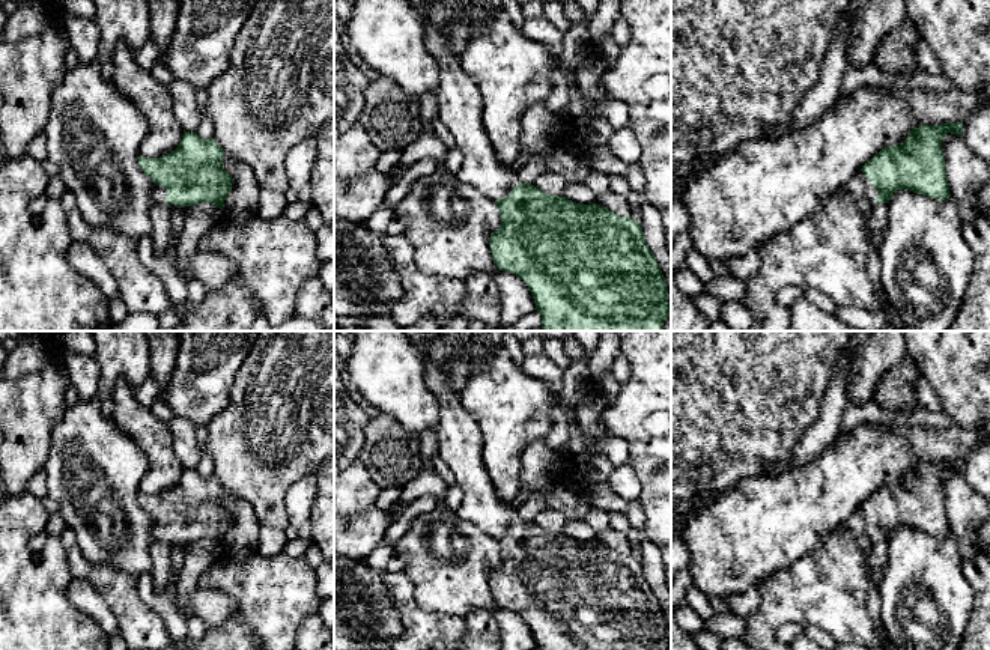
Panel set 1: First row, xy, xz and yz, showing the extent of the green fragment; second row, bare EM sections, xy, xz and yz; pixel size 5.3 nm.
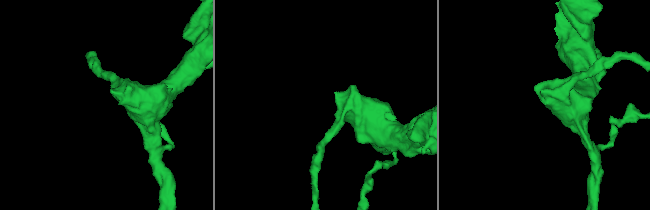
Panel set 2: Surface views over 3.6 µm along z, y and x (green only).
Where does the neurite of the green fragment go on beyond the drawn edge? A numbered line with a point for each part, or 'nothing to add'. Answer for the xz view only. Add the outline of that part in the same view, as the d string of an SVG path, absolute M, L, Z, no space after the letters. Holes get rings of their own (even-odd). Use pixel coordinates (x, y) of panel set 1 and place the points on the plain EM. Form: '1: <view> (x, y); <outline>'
1: xz (461, 444); M406 331L406 337L420 349L424 358L424 382L439 403L436 436L439 457L453 471L462 489L462 503L456 513L475 524L490 537L507 534L519 522L518 512L500 503L481 453L483 436L474 415L463 408L454 394L445 373L429 358L427 336L432 331Z

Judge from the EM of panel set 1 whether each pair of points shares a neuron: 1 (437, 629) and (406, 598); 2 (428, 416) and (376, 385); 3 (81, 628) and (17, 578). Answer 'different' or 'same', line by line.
1: same
2: same
3: same

